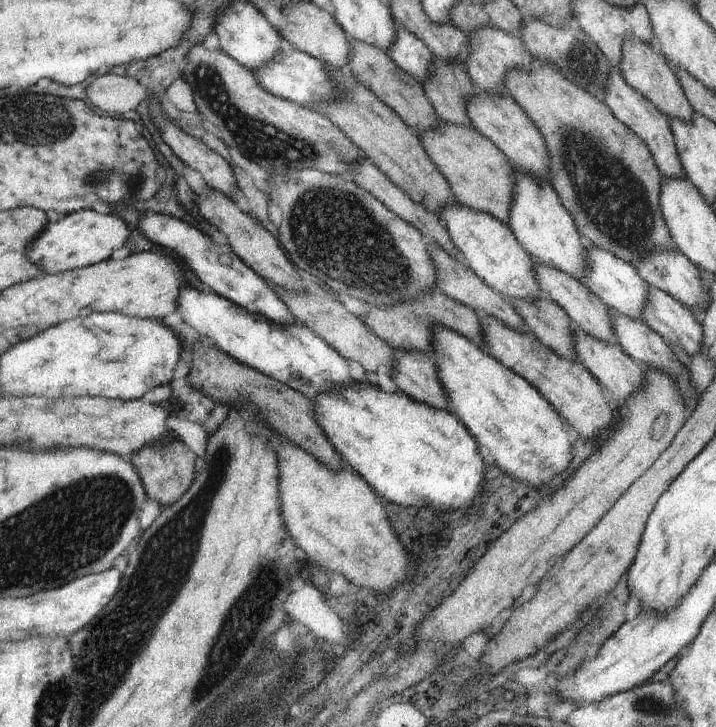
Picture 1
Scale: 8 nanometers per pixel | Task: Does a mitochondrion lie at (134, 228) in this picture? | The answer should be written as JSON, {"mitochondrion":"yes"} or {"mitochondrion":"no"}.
{"mitochondrion":"no"}

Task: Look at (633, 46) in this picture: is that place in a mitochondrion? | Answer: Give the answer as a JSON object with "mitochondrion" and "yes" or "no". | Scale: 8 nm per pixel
{"mitochondrion":"no"}

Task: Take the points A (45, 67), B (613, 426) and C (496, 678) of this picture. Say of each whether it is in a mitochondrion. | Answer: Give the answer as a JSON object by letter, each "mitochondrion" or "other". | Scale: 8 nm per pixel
{"A":"other","B":"other","C":"other"}

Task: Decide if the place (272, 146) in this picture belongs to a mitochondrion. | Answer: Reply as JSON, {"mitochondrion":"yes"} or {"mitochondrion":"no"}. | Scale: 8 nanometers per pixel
{"mitochondrion":"yes"}

